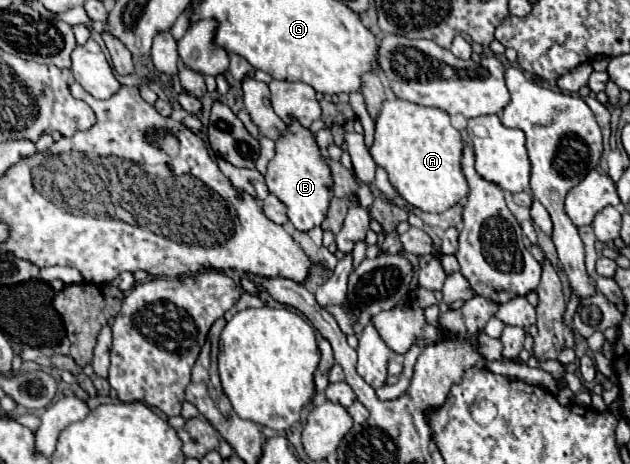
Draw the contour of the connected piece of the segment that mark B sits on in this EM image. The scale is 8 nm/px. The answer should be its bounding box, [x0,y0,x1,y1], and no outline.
[266,122,334,232]

